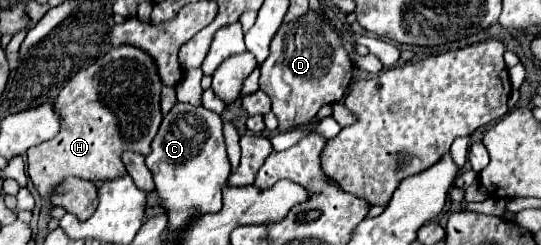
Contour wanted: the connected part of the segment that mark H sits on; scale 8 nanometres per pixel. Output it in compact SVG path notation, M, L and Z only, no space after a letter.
M133 46L111 48L89 68L77 72L55 98L55 110L61 116L57 136L27 152L27 174L41 198L49 200L49 190L69 176L105 182L125 174L119 158L125 150L147 156L163 118L159 108L161 88L153 60Z

